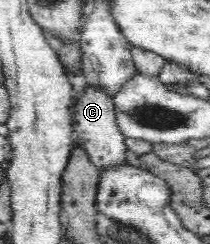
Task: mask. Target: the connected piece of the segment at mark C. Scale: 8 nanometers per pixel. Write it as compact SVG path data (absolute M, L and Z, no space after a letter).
M88 81L86 86L82 88L82 92L72 96L69 100L70 125L72 125L74 136L76 136L74 138L75 148L82 151L88 161L98 170L104 166L110 166L114 162L123 162L123 164L126 162L127 147L124 137L120 135L120 131L116 127L116 116L111 95L108 87L104 87L104 85L100 87L98 83Z

